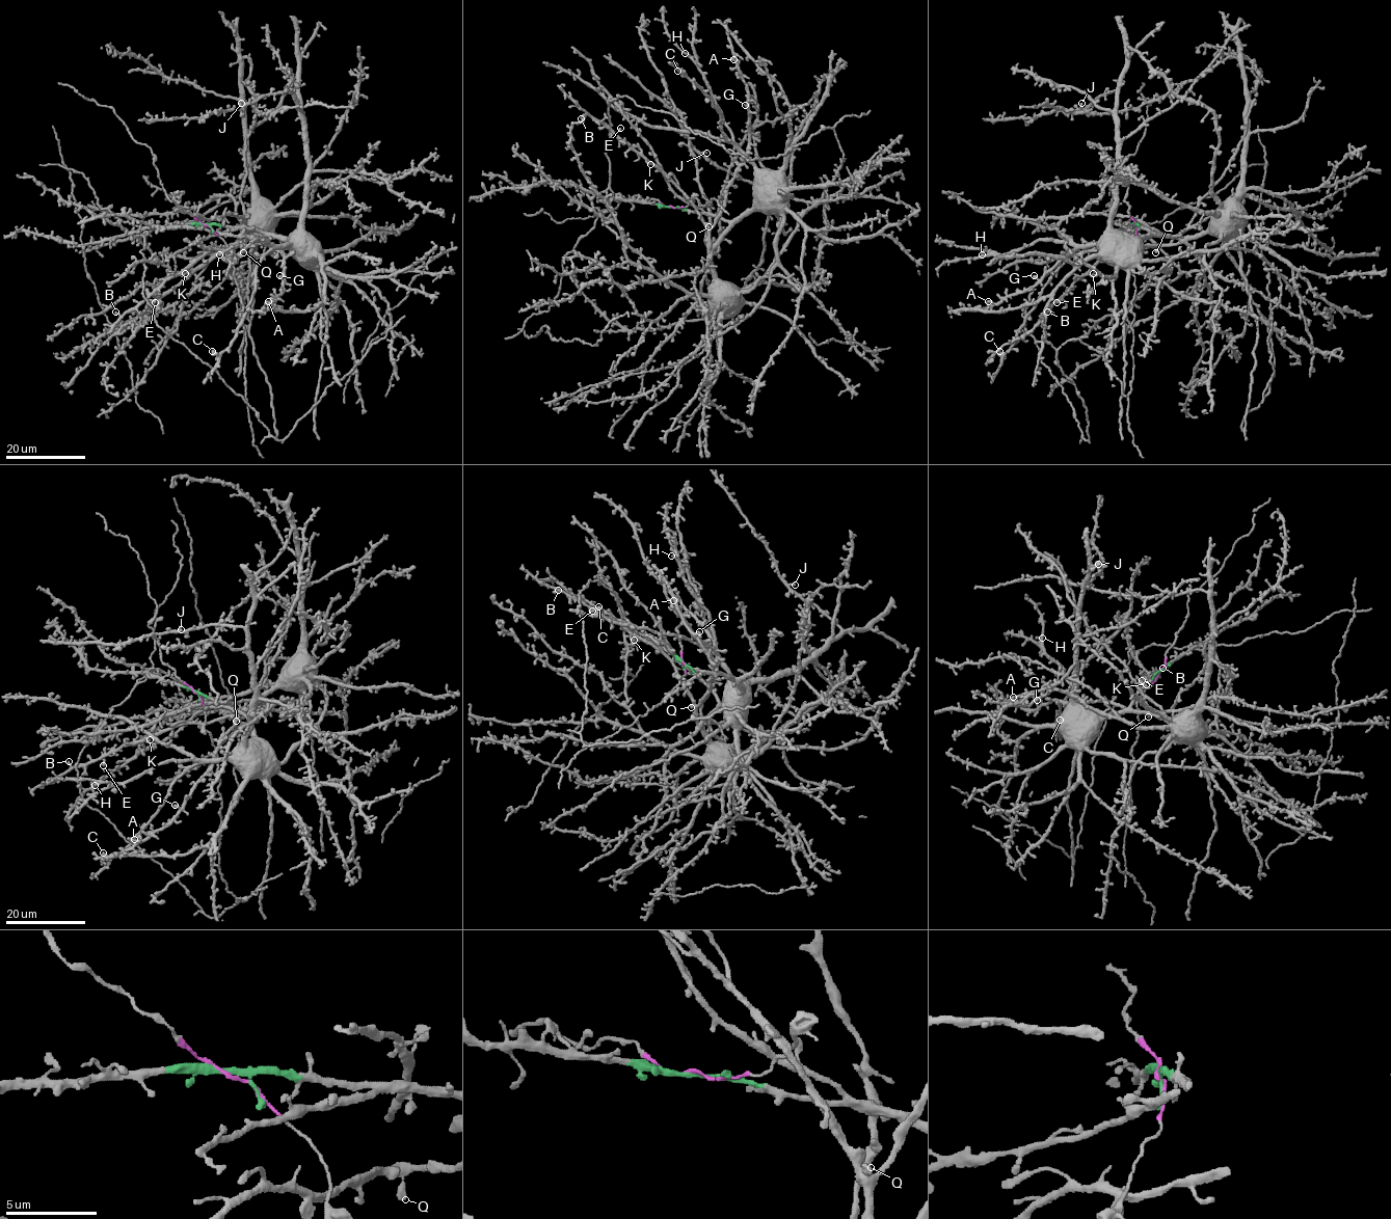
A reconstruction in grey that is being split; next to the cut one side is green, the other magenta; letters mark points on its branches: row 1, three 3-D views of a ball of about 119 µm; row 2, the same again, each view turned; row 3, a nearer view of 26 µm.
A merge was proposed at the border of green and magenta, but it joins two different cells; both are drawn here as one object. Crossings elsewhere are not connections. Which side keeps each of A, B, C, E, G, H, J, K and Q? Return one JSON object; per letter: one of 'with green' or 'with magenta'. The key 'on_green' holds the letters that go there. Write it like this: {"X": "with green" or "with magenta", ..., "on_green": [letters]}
{"A": "with magenta", "B": "with magenta", "C": "with green", "E": "with magenta", "G": "with magenta", "H": "with green", "J": "with green", "K": "with magenta", "Q": "with magenta", "on_green": ["C", "H", "J"]}

